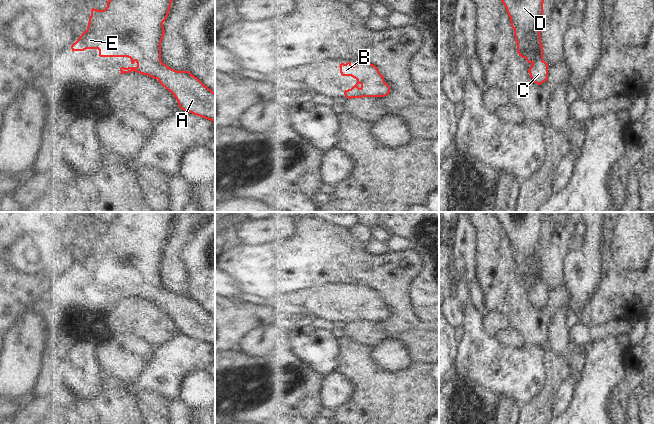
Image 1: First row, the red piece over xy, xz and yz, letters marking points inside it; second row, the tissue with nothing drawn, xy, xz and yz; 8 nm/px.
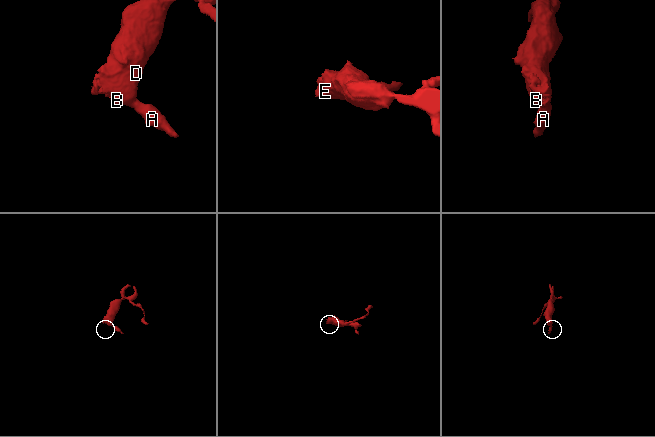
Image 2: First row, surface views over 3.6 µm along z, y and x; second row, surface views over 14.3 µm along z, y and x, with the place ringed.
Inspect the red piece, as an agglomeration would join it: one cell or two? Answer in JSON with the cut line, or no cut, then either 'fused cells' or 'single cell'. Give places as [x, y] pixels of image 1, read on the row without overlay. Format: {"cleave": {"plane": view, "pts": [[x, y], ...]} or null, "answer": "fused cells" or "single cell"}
{"cleave": null, "answer": "single cell"}

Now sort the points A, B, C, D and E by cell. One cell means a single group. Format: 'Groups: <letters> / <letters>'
Groups: A B C D E.

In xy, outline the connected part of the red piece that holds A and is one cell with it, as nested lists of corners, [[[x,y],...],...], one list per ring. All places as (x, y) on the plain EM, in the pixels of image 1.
[[[117,212],[117,217],[107,225],[104,234],[92,232],[87,254],[72,268],[72,275],[98,273],[100,281],[128,281],[136,291],[121,291],[121,299],[135,295],[157,303],[178,325],[179,332],[194,339],[211,344],[215,348],[215,317],[205,310],[189,295],[177,295],[161,285],[161,266],[165,257],[163,246],[166,244],[171,227],[180,212]]]

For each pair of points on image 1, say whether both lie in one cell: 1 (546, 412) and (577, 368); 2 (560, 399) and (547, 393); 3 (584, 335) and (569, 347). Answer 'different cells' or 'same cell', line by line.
1: different cells
2: different cells
3: different cells

